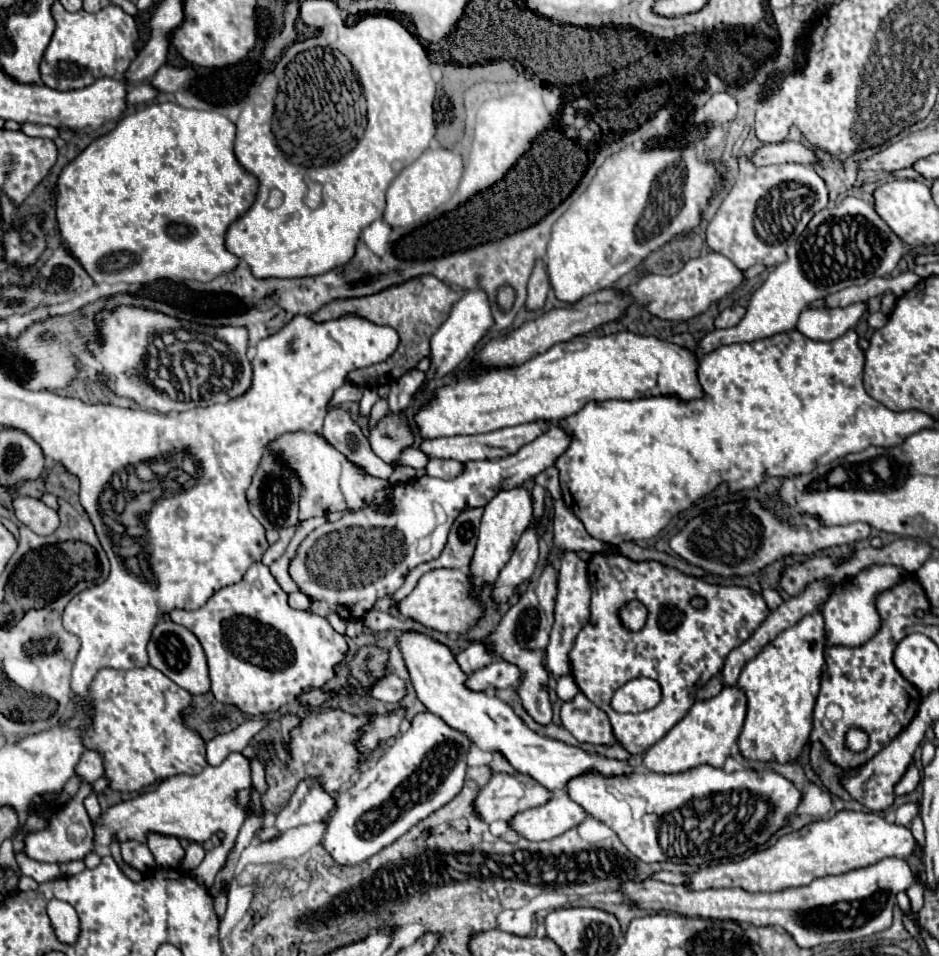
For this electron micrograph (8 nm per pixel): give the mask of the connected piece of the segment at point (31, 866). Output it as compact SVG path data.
M23 834L17 836L15 840L15 850L17 850L17 862L19 862L19 872L25 876L31 876L35 882L49 882L61 876L61 868L57 864L45 864L45 862L37 862L27 858L23 852Z

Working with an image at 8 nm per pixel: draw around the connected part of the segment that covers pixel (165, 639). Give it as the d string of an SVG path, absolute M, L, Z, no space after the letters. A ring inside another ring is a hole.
M169 618L161 620L153 628L153 636L147 644L147 652L149 652L149 664L153 668L161 670L167 678L171 678L175 684L179 684L187 692L203 694L203 692L209 690L209 672L207 672L205 652L201 648L201 642L197 640L197 636L189 628L175 624Z

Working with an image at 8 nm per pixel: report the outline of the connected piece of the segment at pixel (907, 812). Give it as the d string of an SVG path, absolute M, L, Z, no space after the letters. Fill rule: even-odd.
M909 802L909 804L903 804L899 810L897 810L897 818L895 822L897 824L905 824L907 828L911 826L911 820L919 816L919 802Z

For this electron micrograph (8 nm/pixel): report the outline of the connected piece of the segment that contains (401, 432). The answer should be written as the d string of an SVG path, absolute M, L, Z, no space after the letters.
M403 414L399 416L385 416L379 420L379 424L369 432L369 442L373 452L391 464L397 460L401 450L413 442L413 434L407 426L407 418Z

